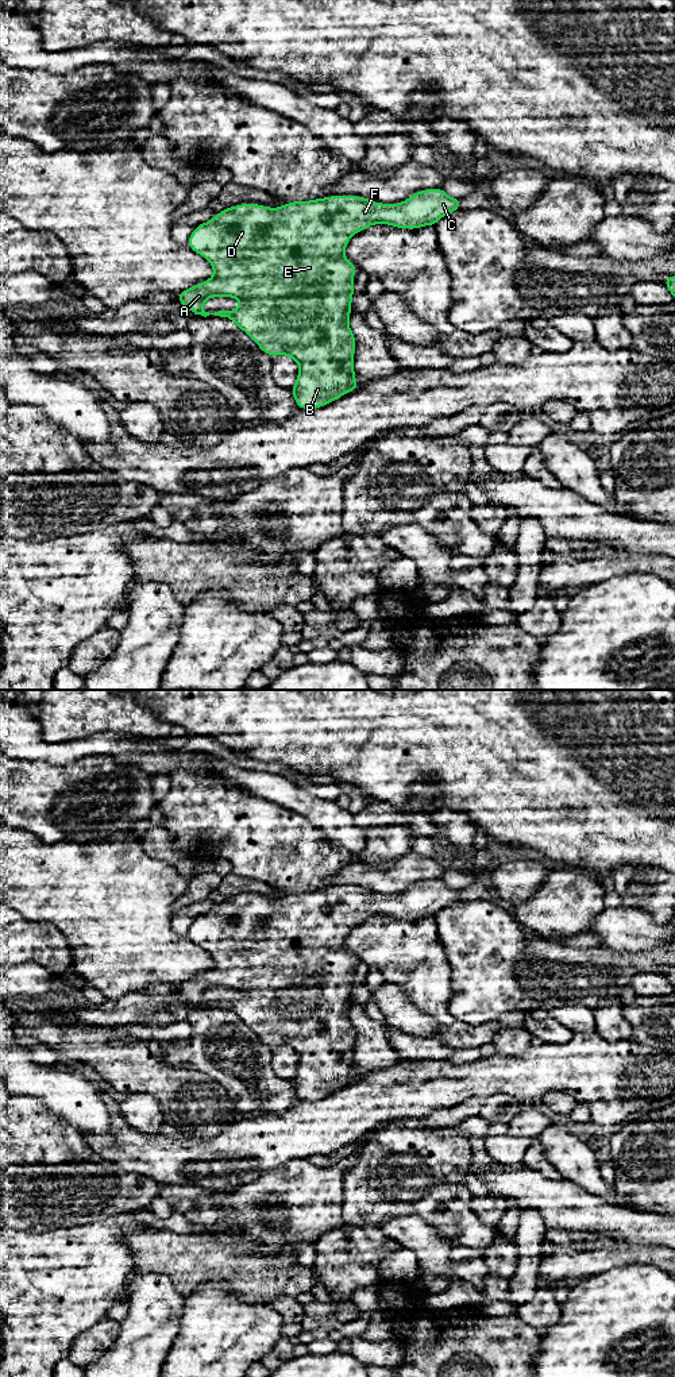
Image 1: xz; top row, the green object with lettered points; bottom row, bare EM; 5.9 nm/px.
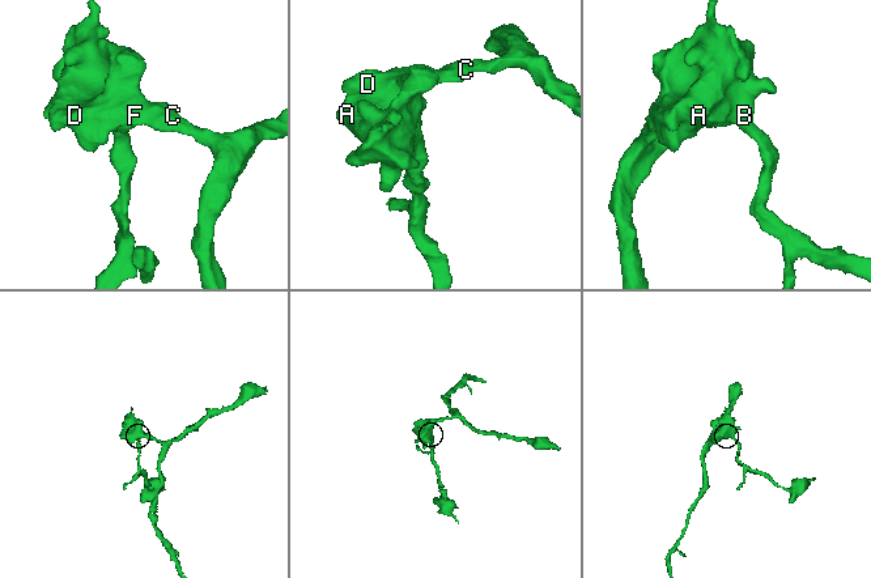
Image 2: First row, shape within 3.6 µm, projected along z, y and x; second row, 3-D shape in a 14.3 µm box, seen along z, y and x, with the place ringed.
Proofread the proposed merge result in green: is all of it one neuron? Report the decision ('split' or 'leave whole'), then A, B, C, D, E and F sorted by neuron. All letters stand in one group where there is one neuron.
leave whole; groups A B C D E F

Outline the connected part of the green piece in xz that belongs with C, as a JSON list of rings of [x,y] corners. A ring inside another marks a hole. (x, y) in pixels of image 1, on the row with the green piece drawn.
[[[439,188],[416,192],[398,204],[374,202],[358,196],[329,196],[310,201],[286,202],[278,208],[254,202],[225,208],[209,221],[198,224],[188,240],[189,248],[209,261],[215,271],[213,277],[180,292],[177,300],[194,315],[204,317],[215,315],[235,321],[269,356],[288,355],[294,359],[300,371],[296,385],[289,392],[301,410],[319,409],[360,386],[355,381],[354,370],[356,339],[348,327],[354,297],[352,277],[358,270],[344,256],[351,236],[373,224],[406,230],[435,227],[443,216],[460,209],[460,204],[460,198],[451,198],[443,188]],[[211,297],[232,297],[242,304],[235,310],[209,313],[202,309],[202,304]]]

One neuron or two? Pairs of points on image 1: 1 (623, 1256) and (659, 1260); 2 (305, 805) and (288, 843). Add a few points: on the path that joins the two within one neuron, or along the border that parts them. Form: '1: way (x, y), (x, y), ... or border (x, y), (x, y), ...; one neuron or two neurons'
1: way (632, 1256), (650, 1256); one neuron
2: border (272, 802), (292, 810), (300, 817); two neurons

